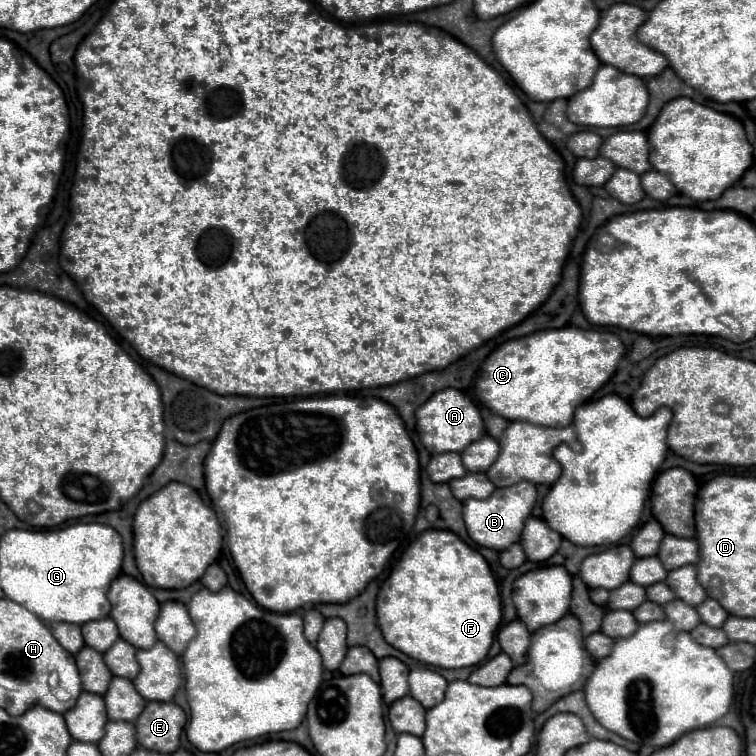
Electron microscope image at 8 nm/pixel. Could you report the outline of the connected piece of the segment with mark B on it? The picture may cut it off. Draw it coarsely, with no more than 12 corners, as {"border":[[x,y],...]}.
{"border":[[530,481],[464,501],[474,543],[496,551],[520,539],[536,501]]}

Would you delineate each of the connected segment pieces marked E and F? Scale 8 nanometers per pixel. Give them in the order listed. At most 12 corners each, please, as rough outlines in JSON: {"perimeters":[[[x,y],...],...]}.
{"perimeters":[[[146,703],[138,745],[170,755],[186,713],[176,703]],[[452,531],[406,547],[376,599],[382,635],[426,665],[487,659],[491,568]]]}

